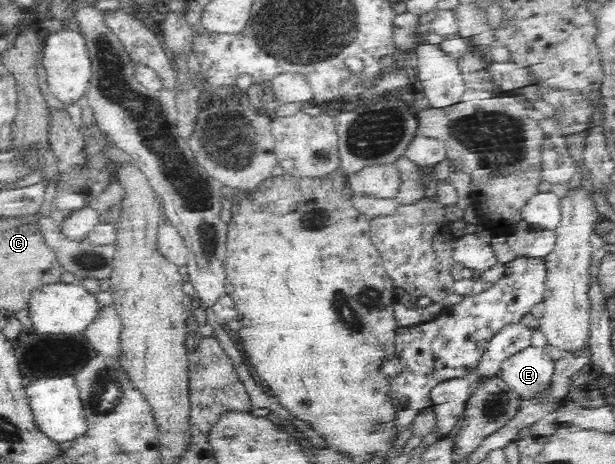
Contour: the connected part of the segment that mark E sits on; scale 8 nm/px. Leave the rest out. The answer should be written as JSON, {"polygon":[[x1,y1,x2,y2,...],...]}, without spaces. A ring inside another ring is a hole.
{"polygon":[[535,346,506,360,499,376,522,401,529,401,551,389,555,362]]}

